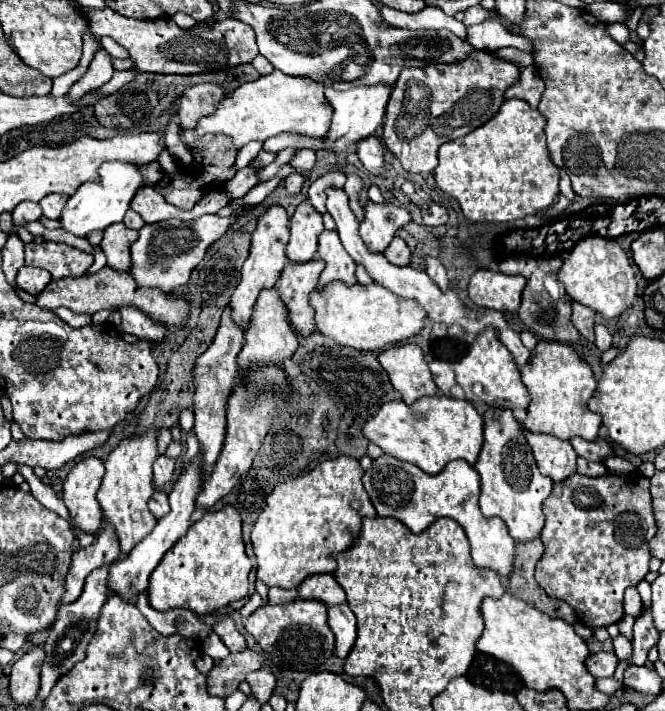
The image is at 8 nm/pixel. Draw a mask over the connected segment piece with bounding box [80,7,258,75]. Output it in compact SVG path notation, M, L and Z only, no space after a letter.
M80 7L88 15L88 29L94 37L110 35L132 55L136 69L164 75L194 75L220 71L240 63L250 63L258 55L252 27L238 19L222 19L212 25L198 23L192 29L180 29L172 19L128 19L112 9Z

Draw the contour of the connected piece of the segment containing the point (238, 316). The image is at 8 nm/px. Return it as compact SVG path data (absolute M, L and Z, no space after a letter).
M274 205L260 217L258 227L252 233L252 249L250 249L250 255L248 255L244 267L242 267L242 279L230 299L232 319L238 323L238 327L242 327L242 331L246 331L250 325L252 307L254 307L260 291L272 289L276 285L276 281L280 279L280 271L284 269L284 265L288 261L286 245L288 245L288 215L282 207Z

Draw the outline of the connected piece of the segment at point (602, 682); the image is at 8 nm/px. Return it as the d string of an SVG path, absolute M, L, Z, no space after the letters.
M610 677L610 679L598 679L598 681L596 681L596 687L598 687L602 693L606 693L606 695L614 695L618 689L624 689L626 685L624 685L622 681L616 681L614 677Z

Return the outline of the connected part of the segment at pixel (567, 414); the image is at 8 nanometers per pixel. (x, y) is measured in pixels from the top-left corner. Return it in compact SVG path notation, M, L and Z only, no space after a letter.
M540 339L534 351L530 351L528 361L530 363L526 363L520 371L522 383L532 395L524 427L528 431L548 433L564 441L572 437L594 441L598 437L602 419L600 415L592 413L586 407L586 401L596 391L596 379L590 365L574 351L572 345L566 345L560 341L544 341L544 339Z

